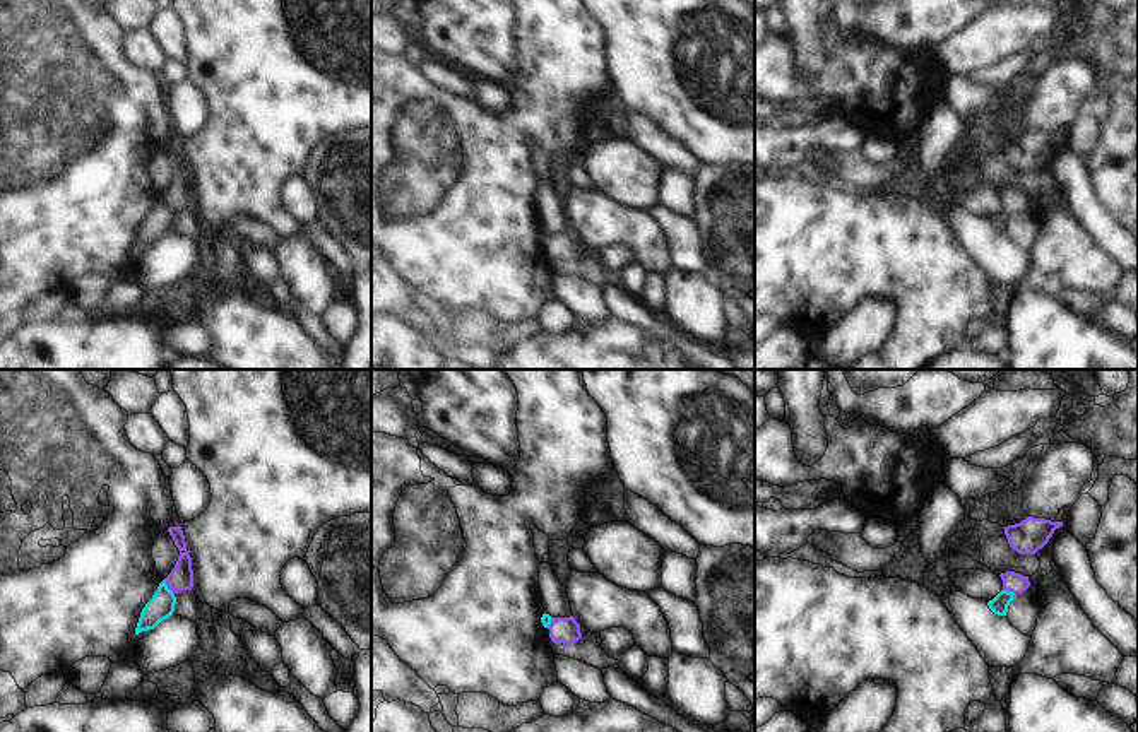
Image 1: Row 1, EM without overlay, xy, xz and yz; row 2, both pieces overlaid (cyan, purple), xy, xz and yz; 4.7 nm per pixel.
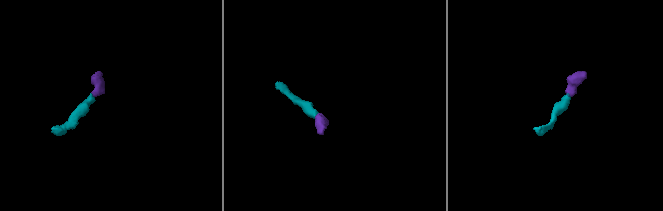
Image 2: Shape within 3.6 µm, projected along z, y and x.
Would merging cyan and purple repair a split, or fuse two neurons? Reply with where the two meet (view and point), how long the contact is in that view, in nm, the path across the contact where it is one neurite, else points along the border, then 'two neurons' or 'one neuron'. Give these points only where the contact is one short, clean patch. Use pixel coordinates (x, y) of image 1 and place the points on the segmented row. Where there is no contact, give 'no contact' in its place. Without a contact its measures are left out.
xy (166, 587) | 90 nm | across xy (161, 606), (166, 587), (180, 578) | one neuron

